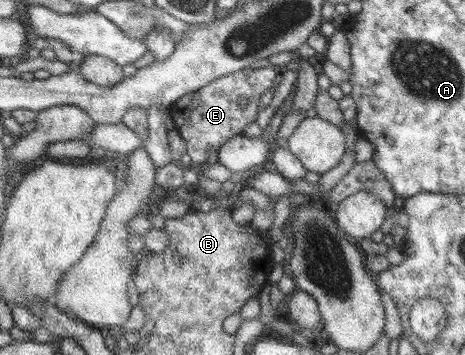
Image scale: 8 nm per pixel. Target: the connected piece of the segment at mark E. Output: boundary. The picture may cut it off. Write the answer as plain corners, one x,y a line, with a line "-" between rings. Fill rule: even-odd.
271,65
257,69
246,67
216,78
168,106
169,118
186,144
186,156
190,158
191,164
202,163
210,152
216,152
226,140
240,135
250,122
255,122
259,110
258,98
268,88
276,86
279,71
-
240,96
247,100
244,108
238,107

